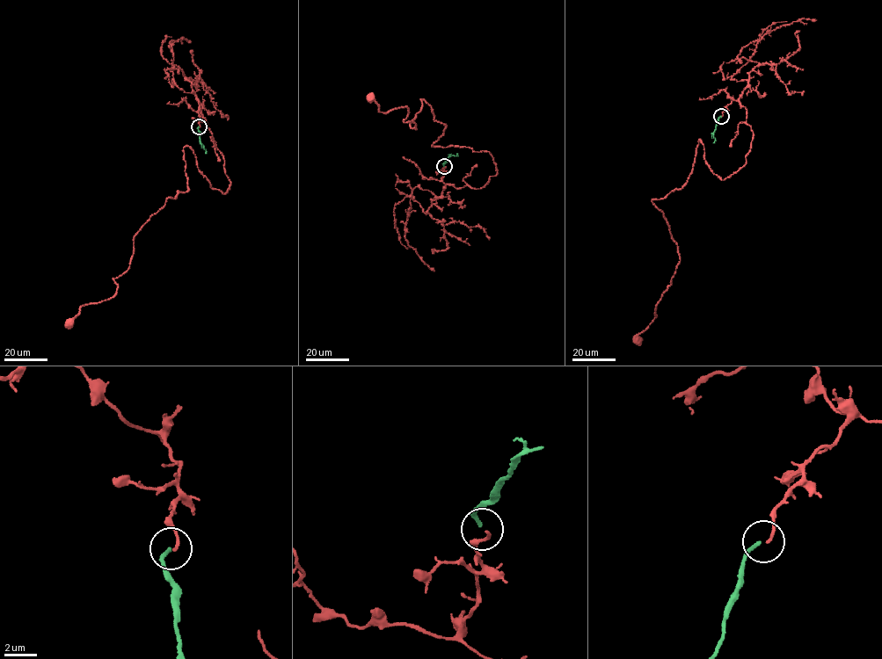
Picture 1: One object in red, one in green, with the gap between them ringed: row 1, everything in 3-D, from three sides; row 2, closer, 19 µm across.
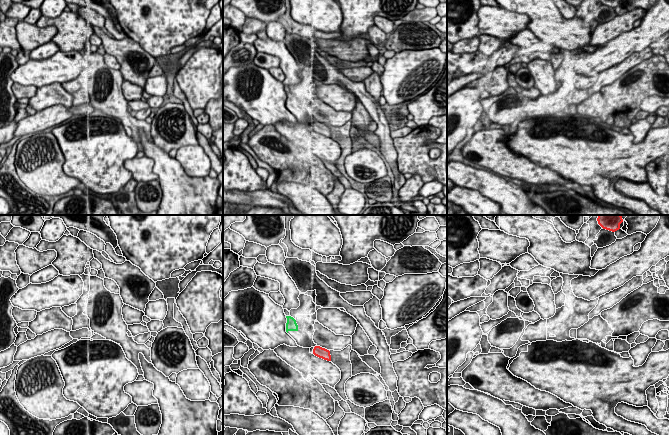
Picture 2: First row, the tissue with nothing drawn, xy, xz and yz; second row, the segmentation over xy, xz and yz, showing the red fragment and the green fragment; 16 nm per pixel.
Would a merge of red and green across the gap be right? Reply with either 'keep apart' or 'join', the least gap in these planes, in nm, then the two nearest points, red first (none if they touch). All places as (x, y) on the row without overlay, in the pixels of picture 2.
keep apart; 380 nm apart; from red across xz (314, 123), (297, 106)

